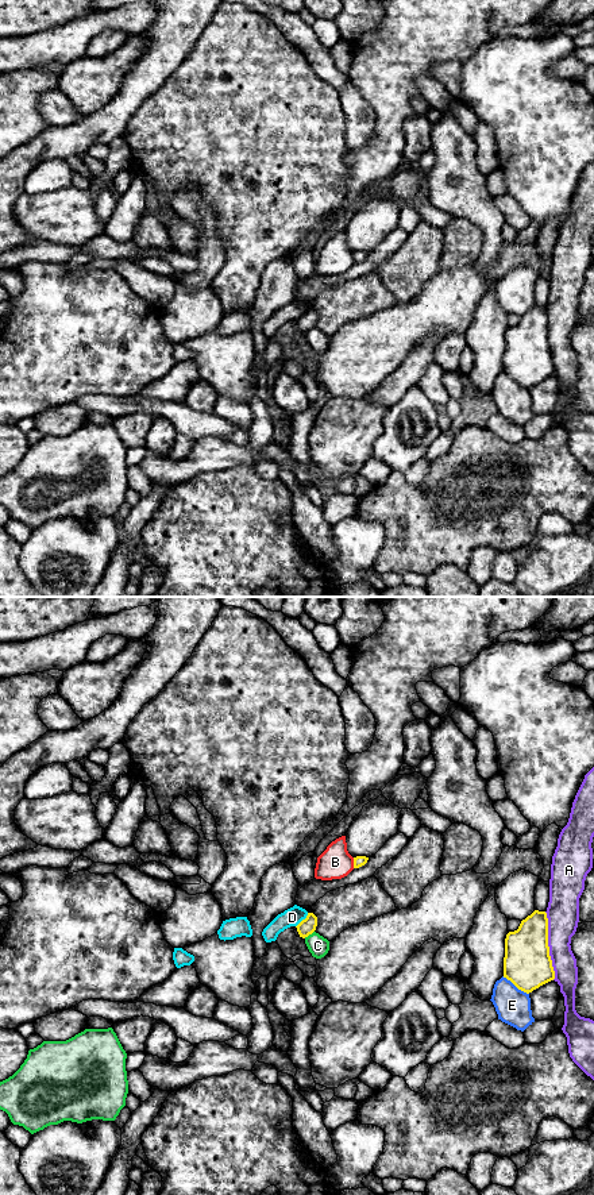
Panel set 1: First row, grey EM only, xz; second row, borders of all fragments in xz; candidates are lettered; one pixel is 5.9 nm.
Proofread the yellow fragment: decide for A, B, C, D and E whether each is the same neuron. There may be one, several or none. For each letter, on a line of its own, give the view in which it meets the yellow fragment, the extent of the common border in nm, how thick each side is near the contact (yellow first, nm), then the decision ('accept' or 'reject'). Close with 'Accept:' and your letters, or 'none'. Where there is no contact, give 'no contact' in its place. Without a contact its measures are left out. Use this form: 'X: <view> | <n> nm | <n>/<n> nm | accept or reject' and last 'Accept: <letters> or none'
A: xz | 420 nm | 280/190 nm | reject
B: xz | 60 nm | 60/190 nm | reject
C: xz | 80 nm | 100/120 nm | reject
D: xz | 120 nm | 100/110 nm | reject
E: xz | 190 nm | 280/200 nm | reject
Accept: none

